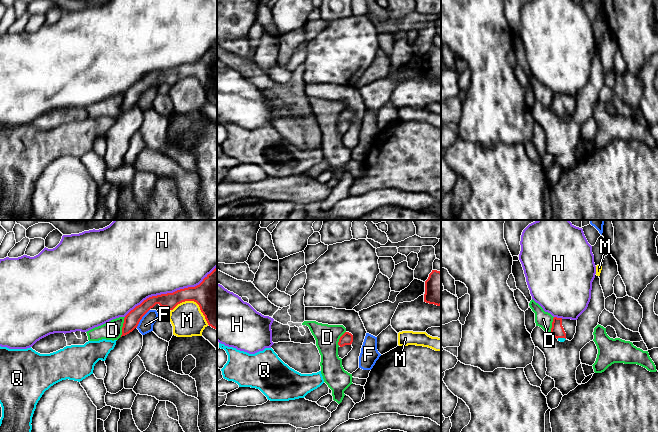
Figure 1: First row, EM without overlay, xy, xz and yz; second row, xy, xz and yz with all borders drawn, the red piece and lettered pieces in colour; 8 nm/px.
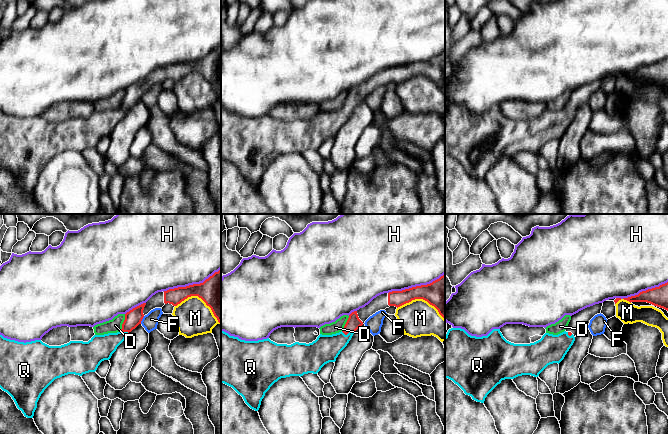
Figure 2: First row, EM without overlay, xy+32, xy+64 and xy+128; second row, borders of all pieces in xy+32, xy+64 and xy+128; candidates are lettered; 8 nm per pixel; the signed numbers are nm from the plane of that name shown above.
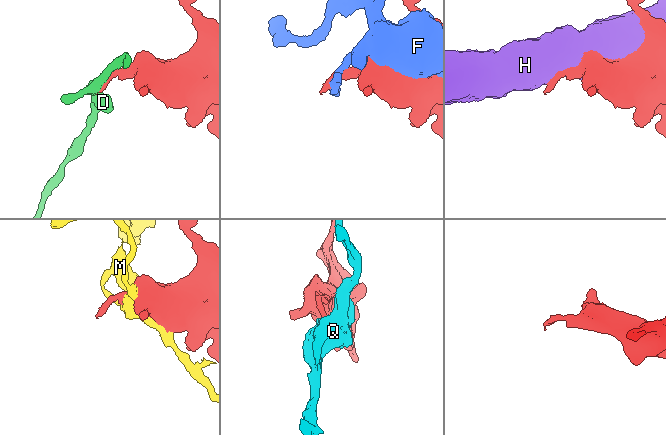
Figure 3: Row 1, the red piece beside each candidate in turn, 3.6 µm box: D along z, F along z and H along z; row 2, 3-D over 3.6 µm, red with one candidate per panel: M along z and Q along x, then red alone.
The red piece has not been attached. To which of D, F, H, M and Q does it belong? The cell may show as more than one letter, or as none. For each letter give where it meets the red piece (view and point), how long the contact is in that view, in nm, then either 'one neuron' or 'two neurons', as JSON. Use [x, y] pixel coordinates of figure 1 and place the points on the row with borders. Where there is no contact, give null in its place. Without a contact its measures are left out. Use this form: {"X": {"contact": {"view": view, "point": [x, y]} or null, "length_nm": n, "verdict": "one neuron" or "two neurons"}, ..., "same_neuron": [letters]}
{"D": {"contact": {"view": "xy", "point": [122, 327]}, "length_nm": 170, "verdict": "two neurons"}, "F": {"contact": {"view": "xy", "point": [141, 318]}, "length_nm": 190, "verdict": "two neurons"}, "H": {"contact": {"view": "xy", "point": [170, 293]}, "length_nm": 850, "verdict": "two neurons"}, "M": {"contact": {"view": "xy", "point": [194, 301]}, "length_nm": 320, "verdict": "two neurons"}, "Q": {"contact": {"view": "yz", "point": [561, 337]}, "length_nm": 70, "verdict": "one neuron"}, "same_neuron": ["Q"]}

